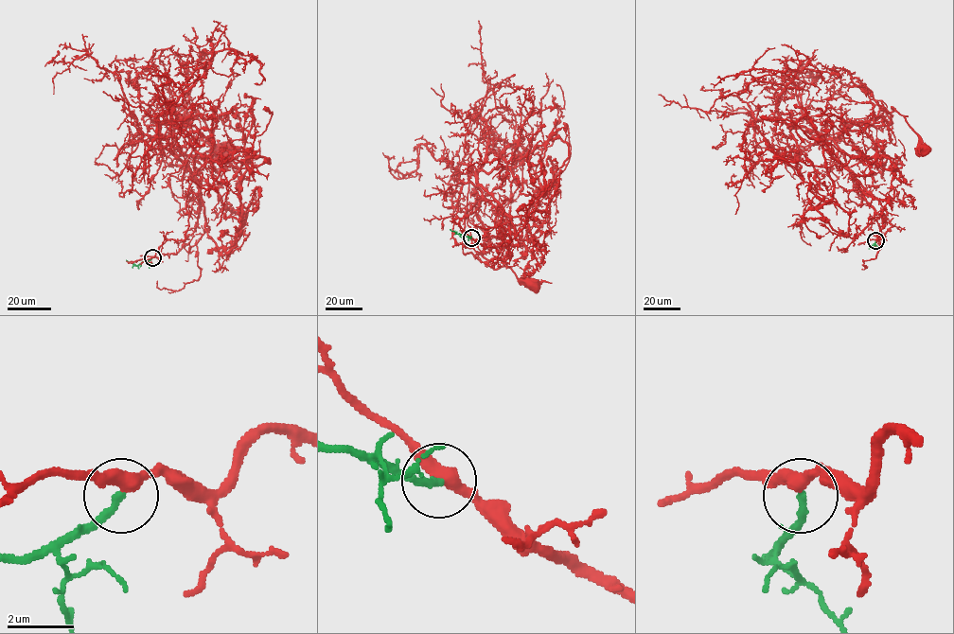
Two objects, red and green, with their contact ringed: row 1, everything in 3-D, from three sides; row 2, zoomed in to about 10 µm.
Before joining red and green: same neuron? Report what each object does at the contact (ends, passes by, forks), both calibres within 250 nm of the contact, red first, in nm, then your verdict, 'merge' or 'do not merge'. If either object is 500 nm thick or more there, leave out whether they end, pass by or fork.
red passes by | green ends | 380/240 nm | merge

